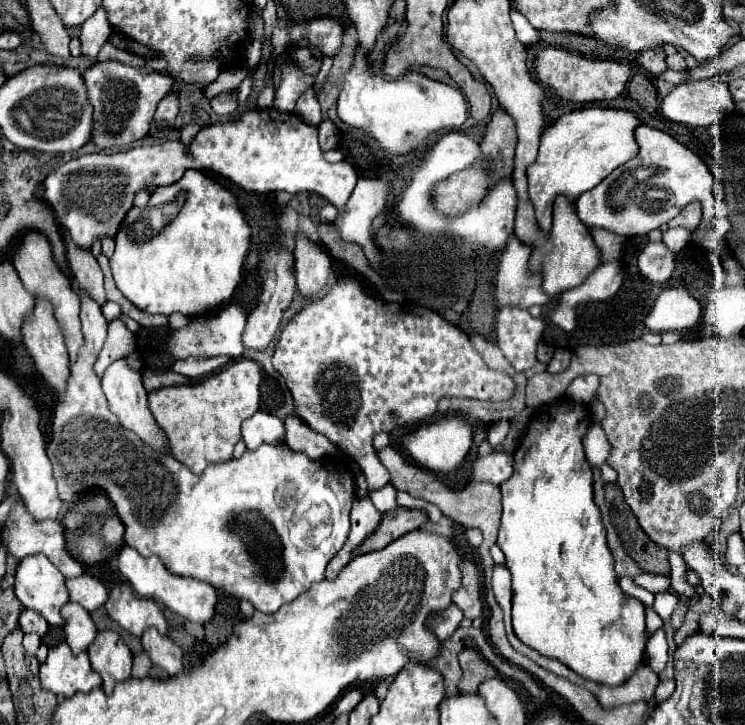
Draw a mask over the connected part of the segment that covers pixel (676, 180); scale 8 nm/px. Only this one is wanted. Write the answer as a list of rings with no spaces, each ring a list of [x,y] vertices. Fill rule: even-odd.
[[[651,126],[637,128],[637,144],[639,154],[631,162],[617,168],[617,172],[609,174],[607,180],[585,192],[585,196],[579,196],[575,204],[577,216],[587,228],[603,228],[619,236],[647,236],[651,230],[675,218],[691,202],[701,202],[711,214],[729,216],[723,190],[715,190],[717,184],[711,170],[689,148]]]

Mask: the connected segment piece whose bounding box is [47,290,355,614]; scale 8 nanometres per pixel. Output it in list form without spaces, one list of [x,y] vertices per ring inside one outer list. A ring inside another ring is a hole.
[[[77,290],[79,298],[81,298],[81,326],[83,326],[83,336],[85,336],[85,344],[81,348],[81,354],[75,362],[75,366],[71,368],[71,376],[69,376],[69,382],[67,382],[67,392],[63,394],[63,398],[59,400],[57,408],[55,408],[55,420],[53,420],[53,440],[51,444],[47,446],[47,456],[53,464],[53,472],[55,472],[55,480],[57,480],[57,490],[59,490],[59,496],[61,500],[65,500],[65,506],[71,506],[73,502],[77,502],[77,498],[83,494],[83,492],[89,492],[91,488],[97,488],[101,492],[105,492],[105,496],[109,496],[109,500],[115,504],[115,510],[117,514],[121,516],[123,524],[125,524],[125,544],[131,548],[135,548],[141,556],[159,556],[167,570],[175,576],[183,576],[183,578],[195,578],[195,580],[201,580],[201,582],[207,582],[211,584],[213,588],[221,590],[223,594],[227,596],[233,596],[237,600],[247,600],[253,604],[255,610],[263,612],[263,614],[275,614],[283,604],[295,600],[301,592],[307,592],[311,588],[313,582],[319,582],[323,580],[323,572],[325,572],[325,566],[327,562],[341,550],[347,534],[349,534],[349,512],[351,512],[351,504],[353,504],[353,498],[355,498],[355,486],[353,486],[353,472],[339,460],[309,460],[305,454],[301,452],[293,452],[289,450],[285,444],[263,444],[261,448],[257,450],[247,450],[241,458],[233,458],[233,460],[227,460],[227,462],[219,462],[219,464],[209,464],[201,474],[193,474],[189,468],[185,468],[185,464],[181,464],[179,460],[175,460],[173,456],[157,456],[157,452],[153,452],[151,448],[145,448],[145,444],[141,444],[141,440],[137,440],[137,436],[133,436],[133,432],[121,428],[121,424],[117,424],[117,418],[113,414],[109,414],[109,408],[107,408],[107,400],[105,400],[105,394],[101,392],[101,380],[99,376],[93,372],[93,364],[95,364],[95,358],[97,358],[97,352],[101,350],[101,344],[107,336],[107,320],[101,312],[101,306],[87,296],[87,292],[83,290]],[[243,510],[251,511],[257,510],[263,514],[263,518],[273,526],[273,530],[277,532],[279,540],[281,540],[281,546],[283,546],[283,574],[277,582],[273,580],[267,580],[265,574],[263,574],[263,568],[261,564],[257,564],[249,552],[247,552],[247,546],[233,534],[229,532],[229,522],[233,518],[233,514],[237,512],[243,512]]]

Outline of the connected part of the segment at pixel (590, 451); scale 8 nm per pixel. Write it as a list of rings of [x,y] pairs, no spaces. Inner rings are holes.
[[[593,424],[589,428],[587,436],[583,438],[583,446],[585,446],[585,456],[587,456],[589,464],[597,466],[597,468],[601,468],[611,454],[611,444],[605,438],[605,432],[599,424]]]

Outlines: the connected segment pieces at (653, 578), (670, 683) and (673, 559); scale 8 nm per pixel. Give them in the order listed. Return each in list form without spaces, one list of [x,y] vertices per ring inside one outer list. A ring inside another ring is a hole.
[[[639,574],[637,578],[637,584],[641,584],[643,588],[647,588],[649,592],[657,594],[657,592],[665,592],[669,588],[669,578],[665,576],[657,576],[657,574]]]
[[[665,680],[665,682],[661,682],[661,684],[657,686],[657,694],[655,694],[657,704],[665,702],[665,700],[673,694],[673,690],[675,690],[675,680]]]
[[[671,552],[669,562],[671,562],[671,588],[677,594],[695,600],[697,592],[693,590],[693,586],[687,584],[687,566],[685,566],[685,562],[681,558],[681,552]]]

